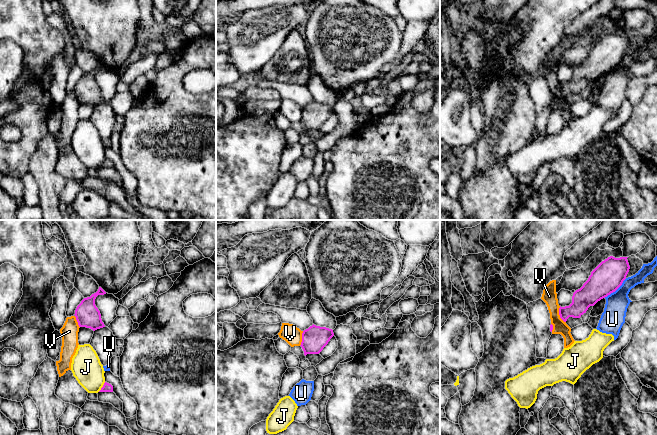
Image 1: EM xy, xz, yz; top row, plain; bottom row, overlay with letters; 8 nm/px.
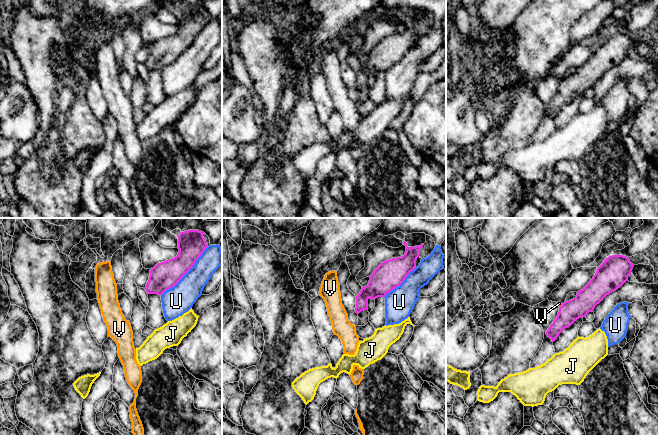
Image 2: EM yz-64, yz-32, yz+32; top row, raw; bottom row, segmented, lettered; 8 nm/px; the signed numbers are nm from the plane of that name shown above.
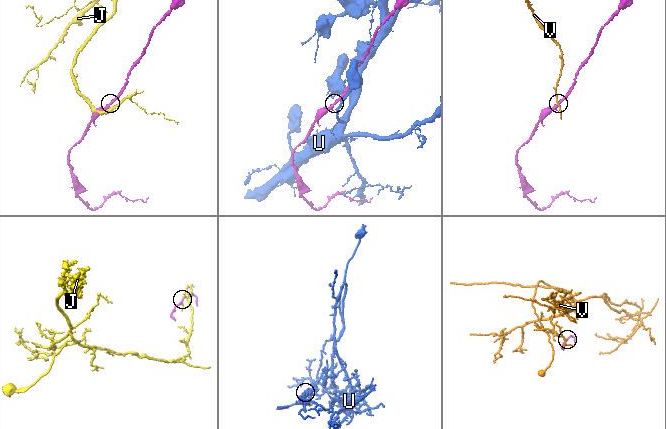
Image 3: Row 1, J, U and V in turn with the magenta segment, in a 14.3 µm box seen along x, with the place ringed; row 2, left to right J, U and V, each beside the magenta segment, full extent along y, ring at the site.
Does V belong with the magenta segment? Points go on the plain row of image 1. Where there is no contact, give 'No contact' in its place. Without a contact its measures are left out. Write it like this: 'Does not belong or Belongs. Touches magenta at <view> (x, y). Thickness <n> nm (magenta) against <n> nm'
Does not belong. Touches magenta at yz (559, 90). Thickness 170 nm (magenta) against 120 nm

